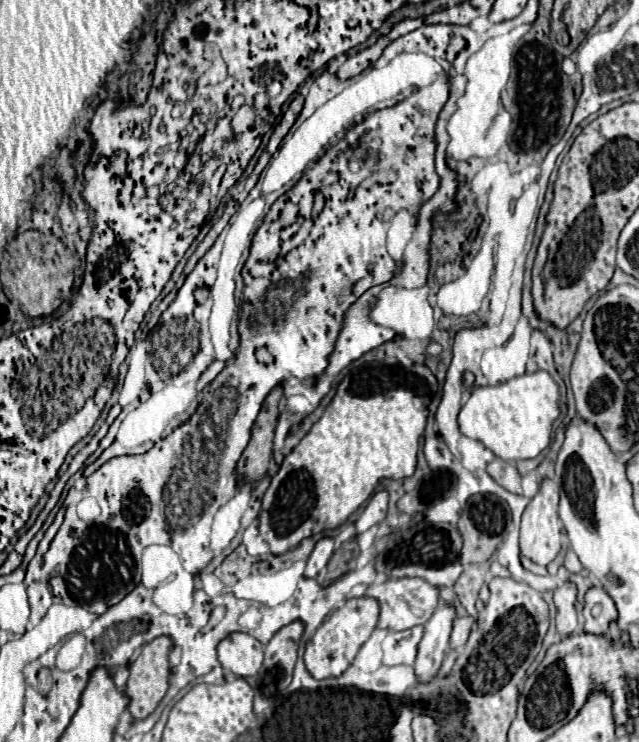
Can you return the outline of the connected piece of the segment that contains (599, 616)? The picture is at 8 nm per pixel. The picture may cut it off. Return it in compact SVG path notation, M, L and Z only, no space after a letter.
M595 584L585 594L583 604L583 632L605 636L611 622L617 620L617 608L611 596L603 592L603 586Z

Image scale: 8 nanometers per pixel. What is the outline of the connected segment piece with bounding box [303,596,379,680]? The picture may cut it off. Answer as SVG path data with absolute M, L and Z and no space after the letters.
M367 596L351 598L351 600L345 602L343 608L335 610L317 628L315 636L305 646L305 656L303 658L305 658L305 666L311 672L311 676L317 678L317 680L341 676L349 668L349 664L353 662L359 648L367 642L367 638L375 630L377 620L379 620L379 604L377 604L375 598L367 598Z

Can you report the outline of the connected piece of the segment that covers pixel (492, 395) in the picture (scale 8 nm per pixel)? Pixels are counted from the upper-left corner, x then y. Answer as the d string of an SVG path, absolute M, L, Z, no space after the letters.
M533 372L511 378L497 386L473 388L469 400L461 406L457 422L461 434L479 440L497 458L517 462L535 458L551 442L553 422L559 416L559 388L549 372Z

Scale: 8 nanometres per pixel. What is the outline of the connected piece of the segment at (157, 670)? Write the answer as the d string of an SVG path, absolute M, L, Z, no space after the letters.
M159 636L159 638L151 640L149 644L145 644L141 654L137 656L137 660L131 664L131 674L129 674L125 690L127 690L127 696L131 698L131 704L127 710L131 712L131 716L135 720L147 718L157 708L157 704L163 700L163 696L167 694L169 674L171 674L171 668L169 668L171 646L173 646L173 642L169 636Z

